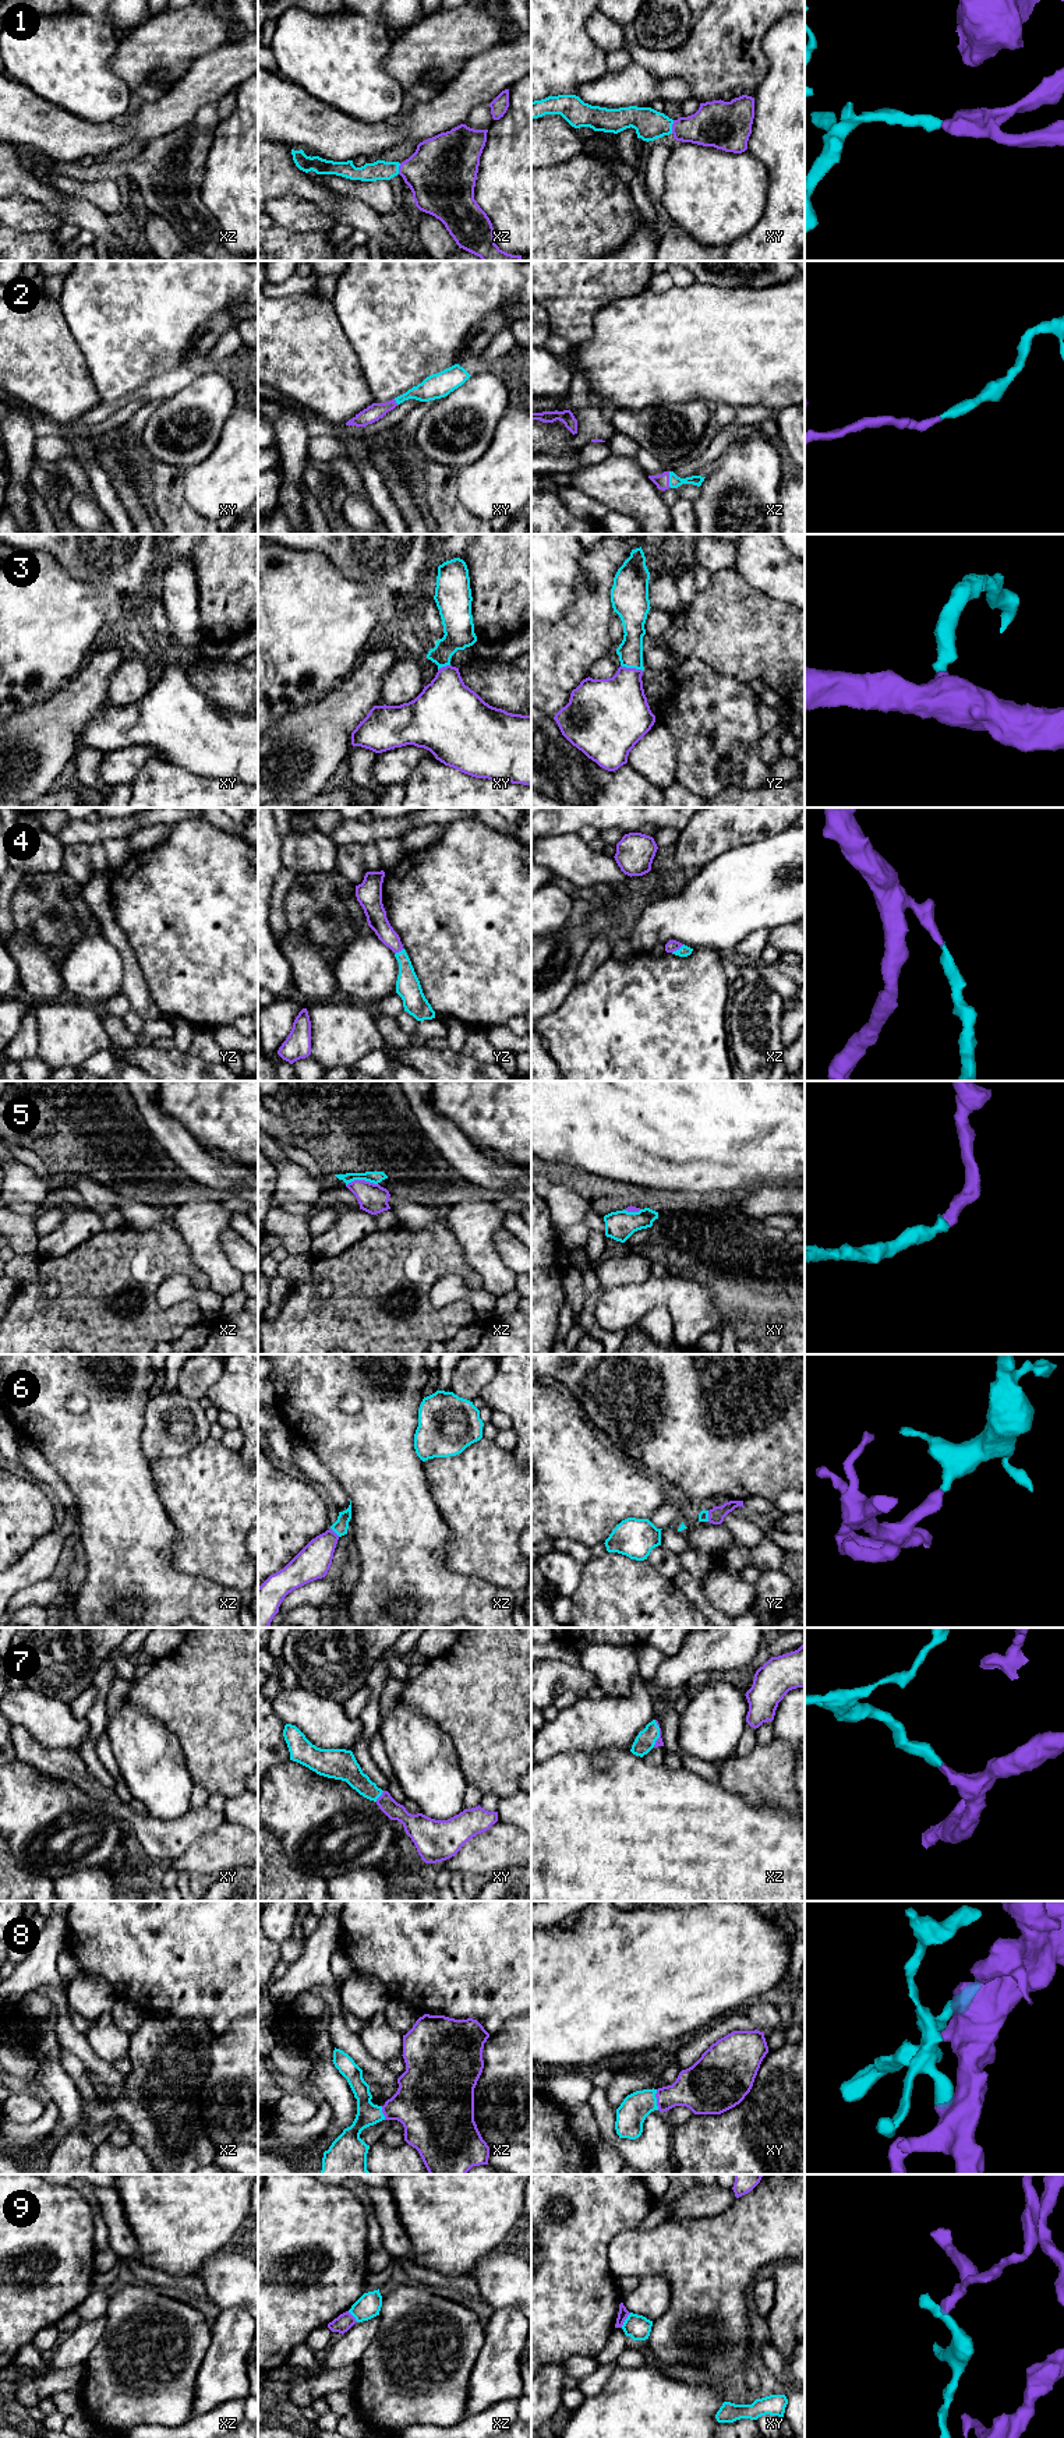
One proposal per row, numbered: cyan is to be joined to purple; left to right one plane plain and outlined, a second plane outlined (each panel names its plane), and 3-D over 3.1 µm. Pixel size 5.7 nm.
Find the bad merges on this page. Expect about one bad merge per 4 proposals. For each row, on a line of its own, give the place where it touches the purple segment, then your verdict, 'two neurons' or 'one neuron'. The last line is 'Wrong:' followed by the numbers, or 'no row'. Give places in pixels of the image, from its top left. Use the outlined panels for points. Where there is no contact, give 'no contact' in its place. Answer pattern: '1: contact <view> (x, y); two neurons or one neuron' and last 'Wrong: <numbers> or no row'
1: contact xy (672, 127); one neuron
2: contact xz (668, 480); one neuron
3: contact yz (632, 668); one neuron
4: contact xz (678, 949); one neuron
5: contact xz (361, 1180); one neuron
6: contact xz (333, 1532); one neuron
7: contact xy (380, 1797); one neuron
8: contact xy (657, 2099); one neuron
9: contact xy (625, 2318); two neurons
Wrong: 9

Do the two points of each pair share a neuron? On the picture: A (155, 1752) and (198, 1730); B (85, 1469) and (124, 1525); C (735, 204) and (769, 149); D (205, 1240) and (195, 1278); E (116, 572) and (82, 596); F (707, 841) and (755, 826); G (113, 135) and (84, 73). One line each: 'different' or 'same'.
A: different
B: same
C: different
D: different
E: different
F: same
G: different

